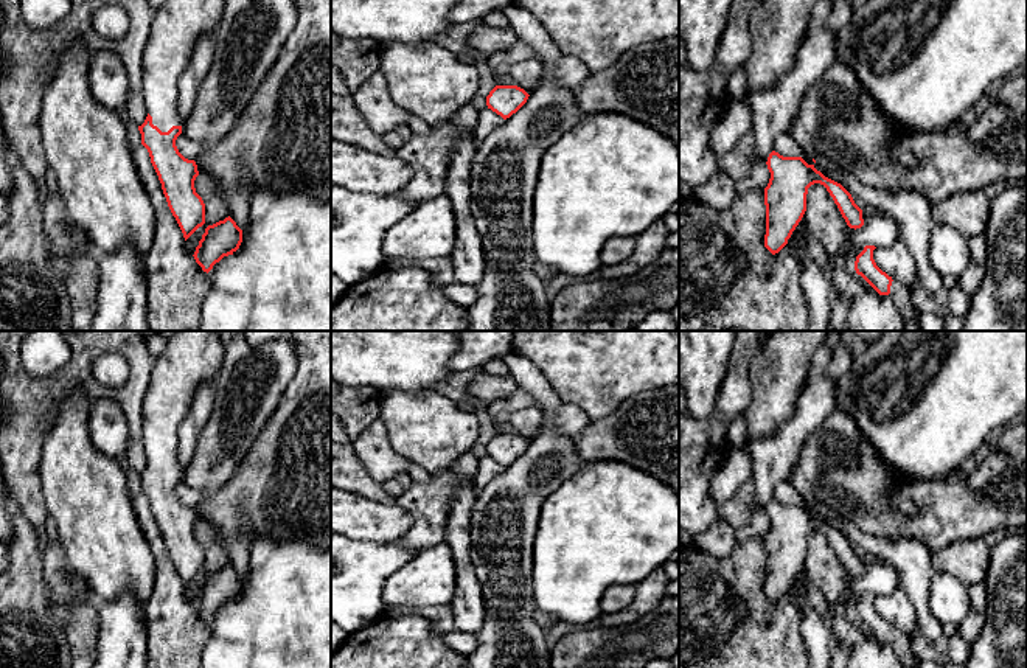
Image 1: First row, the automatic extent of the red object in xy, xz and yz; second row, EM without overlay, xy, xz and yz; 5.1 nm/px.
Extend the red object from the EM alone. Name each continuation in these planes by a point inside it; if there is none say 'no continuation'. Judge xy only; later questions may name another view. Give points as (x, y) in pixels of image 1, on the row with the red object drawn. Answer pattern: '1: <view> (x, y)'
1: xy (179, 25)

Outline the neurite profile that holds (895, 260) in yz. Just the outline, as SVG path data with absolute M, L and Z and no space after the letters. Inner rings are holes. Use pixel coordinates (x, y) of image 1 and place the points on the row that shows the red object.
M898 239L886 247L873 250L876 266L893 281L910 284L917 277L917 263L906 244Z

